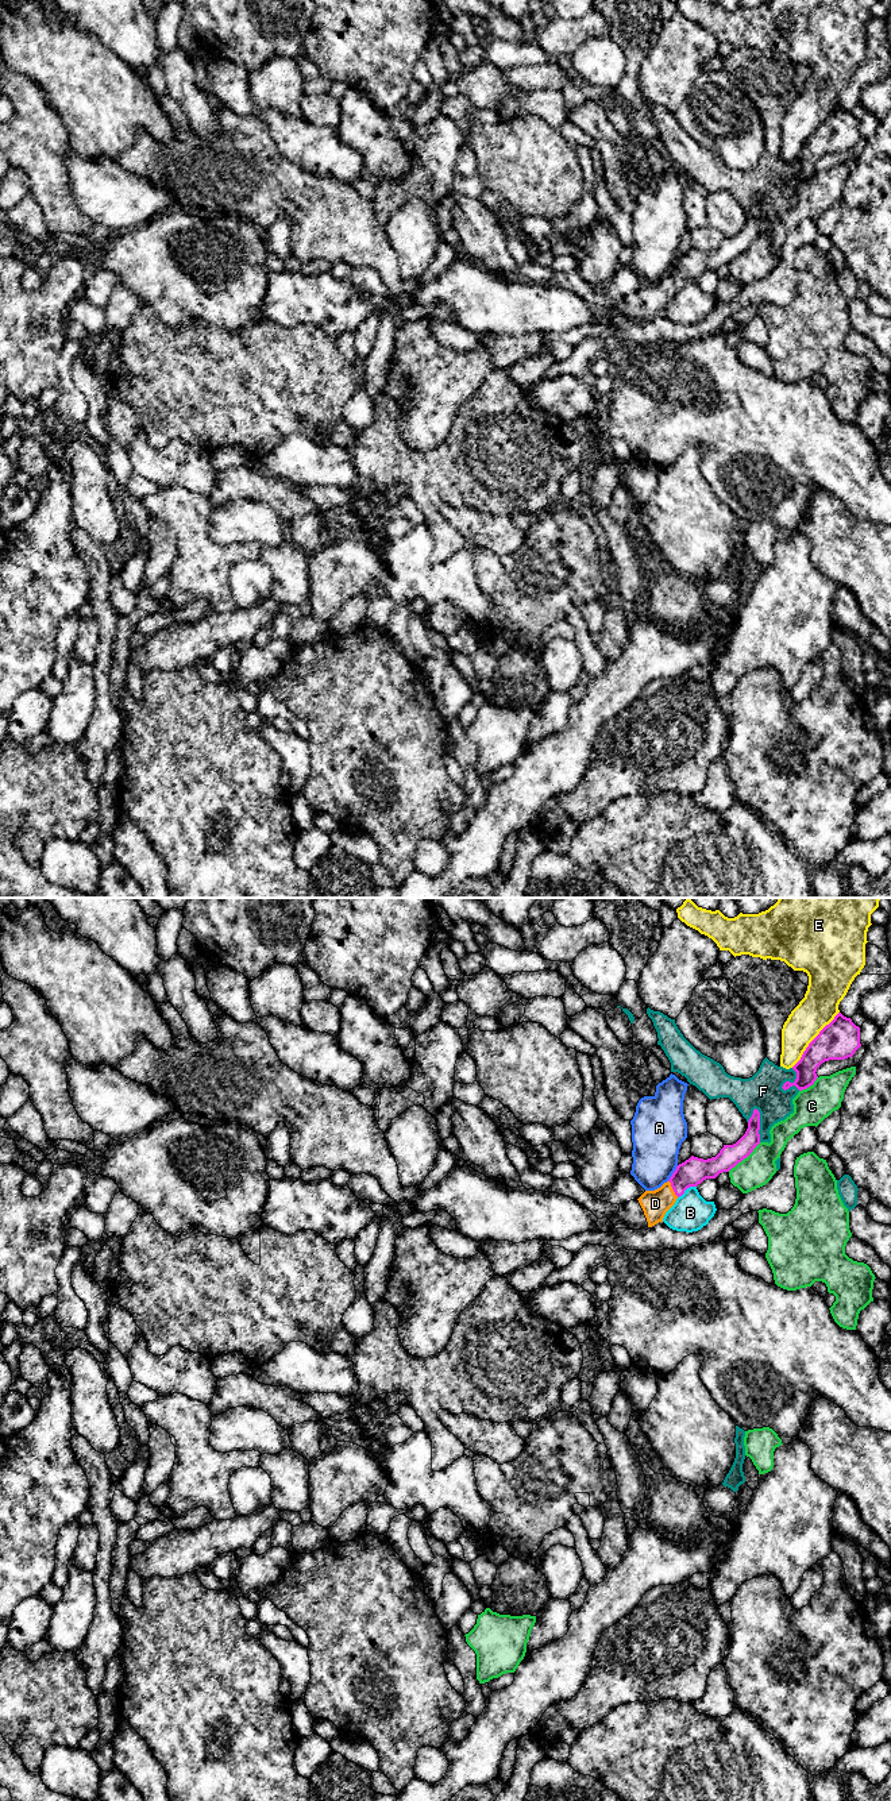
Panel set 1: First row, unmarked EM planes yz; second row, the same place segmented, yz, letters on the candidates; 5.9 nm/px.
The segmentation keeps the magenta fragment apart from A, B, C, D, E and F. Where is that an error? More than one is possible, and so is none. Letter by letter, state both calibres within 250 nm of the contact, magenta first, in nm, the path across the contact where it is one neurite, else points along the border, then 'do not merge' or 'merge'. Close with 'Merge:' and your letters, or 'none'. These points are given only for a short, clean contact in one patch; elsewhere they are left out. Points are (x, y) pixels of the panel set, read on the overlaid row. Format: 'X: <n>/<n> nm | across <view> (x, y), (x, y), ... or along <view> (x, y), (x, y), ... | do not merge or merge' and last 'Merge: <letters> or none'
A: 160/300 nm | do not merge
B: 160/220 nm | along yz (695, 1186), (690, 1186), (678, 1198) | do not merge
C: 140/200 nm | do not merge
D: 160/160 nm | across yz (691, 1172), (672, 1188), (655, 1203) | merge
E: 240/220 nm | along yz (839, 1011), (791, 1067) | do not merge
F: 130/220 nm | do not merge
Merge: D

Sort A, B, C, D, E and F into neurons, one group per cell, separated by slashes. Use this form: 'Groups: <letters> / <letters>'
Groups: A / B / C / D / E / F

